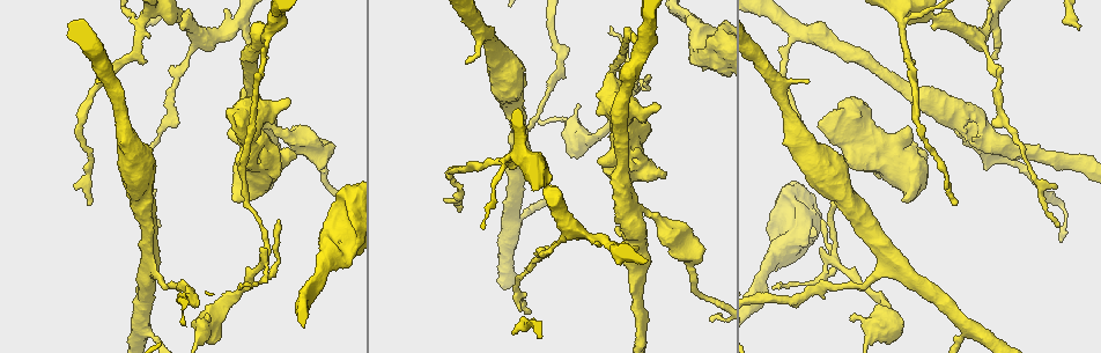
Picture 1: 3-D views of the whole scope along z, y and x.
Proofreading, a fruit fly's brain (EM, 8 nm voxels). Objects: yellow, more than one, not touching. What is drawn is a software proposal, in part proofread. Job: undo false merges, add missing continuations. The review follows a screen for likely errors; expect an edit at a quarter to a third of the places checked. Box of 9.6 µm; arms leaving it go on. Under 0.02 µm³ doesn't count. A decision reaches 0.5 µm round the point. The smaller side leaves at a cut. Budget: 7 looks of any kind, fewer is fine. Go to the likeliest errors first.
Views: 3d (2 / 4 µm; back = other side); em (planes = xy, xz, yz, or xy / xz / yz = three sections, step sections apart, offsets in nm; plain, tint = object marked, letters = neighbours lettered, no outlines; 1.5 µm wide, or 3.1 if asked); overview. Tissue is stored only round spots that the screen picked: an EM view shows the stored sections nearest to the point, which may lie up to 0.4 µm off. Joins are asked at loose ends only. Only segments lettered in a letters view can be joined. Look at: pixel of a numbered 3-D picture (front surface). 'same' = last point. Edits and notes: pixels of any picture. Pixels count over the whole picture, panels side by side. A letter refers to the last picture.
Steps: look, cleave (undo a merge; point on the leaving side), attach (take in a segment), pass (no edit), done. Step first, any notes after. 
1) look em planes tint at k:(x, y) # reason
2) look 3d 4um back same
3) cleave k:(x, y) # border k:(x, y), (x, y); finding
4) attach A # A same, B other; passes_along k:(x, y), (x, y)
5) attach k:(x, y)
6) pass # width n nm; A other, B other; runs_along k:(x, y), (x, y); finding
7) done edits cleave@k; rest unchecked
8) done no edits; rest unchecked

look 3d 2um at 1:(665, 174) # branch stops here

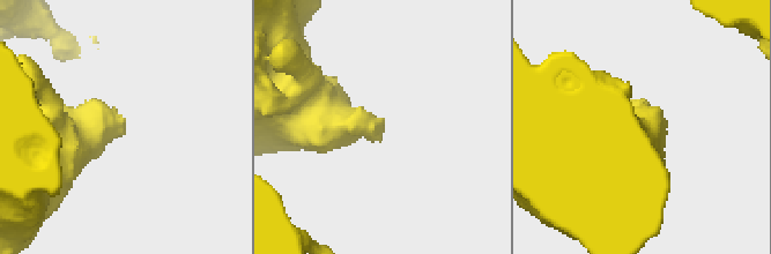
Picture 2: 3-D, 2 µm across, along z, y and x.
look em yz step 4 letters at 2:(382, 121)

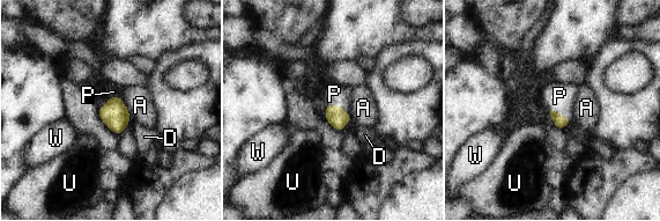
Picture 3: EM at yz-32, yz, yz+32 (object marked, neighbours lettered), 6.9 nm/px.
look em planes letters same # cut it another way

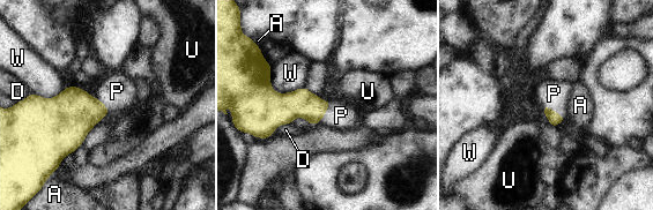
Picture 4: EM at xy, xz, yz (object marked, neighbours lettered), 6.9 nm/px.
attach P # A other, D other, P same, U other, W other; it goes on there

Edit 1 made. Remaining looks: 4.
look overview # see it whole again

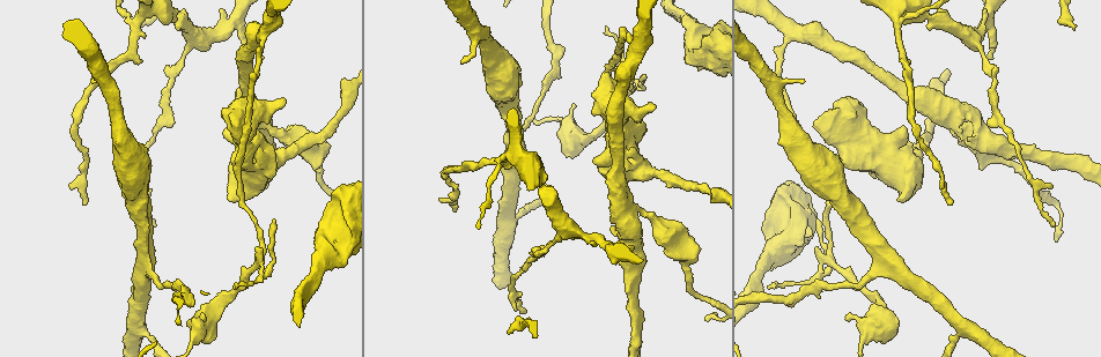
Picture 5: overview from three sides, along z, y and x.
look 3d 2um at 5:(573, 105) # free end

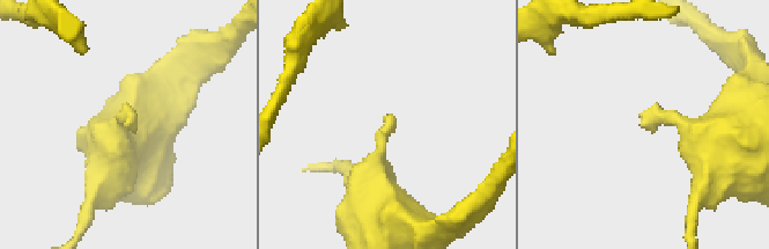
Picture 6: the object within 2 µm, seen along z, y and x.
look em planes tint at 6:(128, 129) # need the tissue

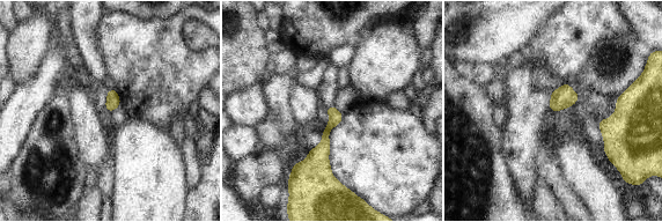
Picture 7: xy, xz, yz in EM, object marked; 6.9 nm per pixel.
look em planes letters same

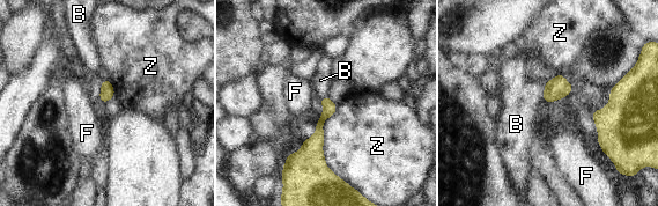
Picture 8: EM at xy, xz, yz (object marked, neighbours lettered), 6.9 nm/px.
pass # longest_contact Z 550 nm; B other, F other, Z other; no lettered segment goes on from it

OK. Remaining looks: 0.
done edits attach@4; rest unchecked

